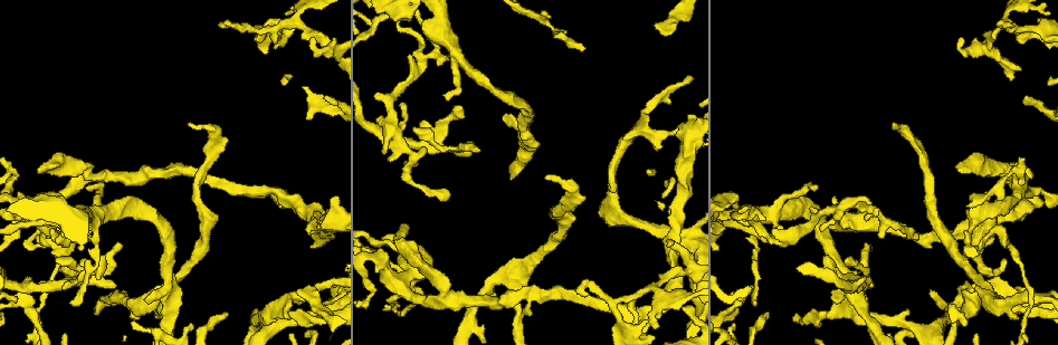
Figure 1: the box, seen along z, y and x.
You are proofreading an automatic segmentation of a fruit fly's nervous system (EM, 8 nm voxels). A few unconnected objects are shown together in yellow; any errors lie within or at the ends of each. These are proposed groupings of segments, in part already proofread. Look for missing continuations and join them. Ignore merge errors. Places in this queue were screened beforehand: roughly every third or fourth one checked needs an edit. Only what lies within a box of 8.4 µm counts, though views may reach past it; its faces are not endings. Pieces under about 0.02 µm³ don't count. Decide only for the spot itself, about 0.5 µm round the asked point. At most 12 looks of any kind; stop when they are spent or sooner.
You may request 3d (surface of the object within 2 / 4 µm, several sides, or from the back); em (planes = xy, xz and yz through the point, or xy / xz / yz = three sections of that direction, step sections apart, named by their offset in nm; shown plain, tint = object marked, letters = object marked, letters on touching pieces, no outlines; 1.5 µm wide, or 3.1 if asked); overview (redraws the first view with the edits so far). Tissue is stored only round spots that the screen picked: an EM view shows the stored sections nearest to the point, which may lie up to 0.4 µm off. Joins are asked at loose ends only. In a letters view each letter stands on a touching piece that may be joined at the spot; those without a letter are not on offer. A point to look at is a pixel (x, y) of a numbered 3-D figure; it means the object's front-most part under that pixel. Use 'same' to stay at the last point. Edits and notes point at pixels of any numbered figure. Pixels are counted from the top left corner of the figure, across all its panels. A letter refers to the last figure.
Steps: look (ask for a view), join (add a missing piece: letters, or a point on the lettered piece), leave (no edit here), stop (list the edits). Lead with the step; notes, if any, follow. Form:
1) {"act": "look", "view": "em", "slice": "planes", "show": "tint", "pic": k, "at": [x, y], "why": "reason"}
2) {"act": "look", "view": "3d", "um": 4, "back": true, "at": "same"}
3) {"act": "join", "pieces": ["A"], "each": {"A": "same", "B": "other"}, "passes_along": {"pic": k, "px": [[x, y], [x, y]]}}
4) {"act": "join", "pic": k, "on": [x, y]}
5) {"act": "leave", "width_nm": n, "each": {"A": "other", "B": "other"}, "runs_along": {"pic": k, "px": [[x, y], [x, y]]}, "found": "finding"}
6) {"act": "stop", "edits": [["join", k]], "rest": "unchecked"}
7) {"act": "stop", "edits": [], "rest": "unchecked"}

{"act": "look", "view": "3d", "um": 4, "back": true, "pic": 1, "at": [395, 239], "why": "an open end"}

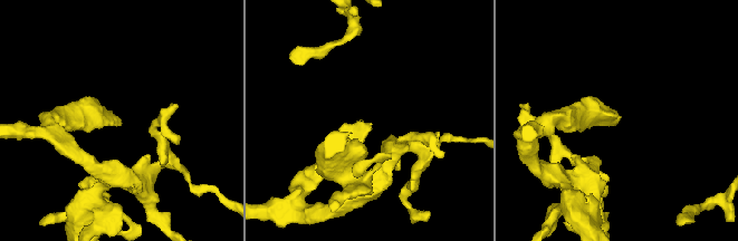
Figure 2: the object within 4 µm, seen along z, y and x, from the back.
{"act": "look", "view": "em", "slice": "planes", "show": "letters", "pic": 2, "at": [118, 124], "why": "now the EM"}

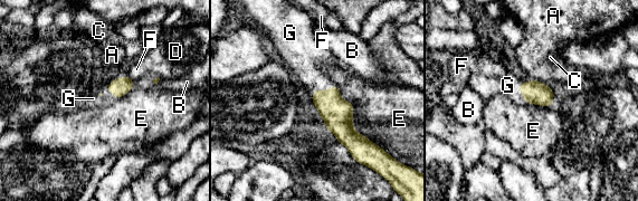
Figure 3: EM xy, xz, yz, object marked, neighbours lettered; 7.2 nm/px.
{"act": "join", "pieces": ["G"], "longest_contact_nm": ["E", 550], "each": {"A": "other", "B": "other", "C": "other", "D": "other", "E": "other", "F": "other", "G": "same"}, "found": "it goes on there"}

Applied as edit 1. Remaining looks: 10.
{"act": "look", "view": "3d", "um": 4, "pic": 1, "at": [1031, 174], "why": "branch stops here"}

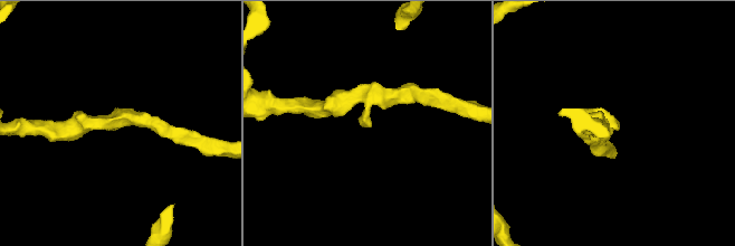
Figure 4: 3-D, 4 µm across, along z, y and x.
{"act": "look", "view": "em", "slice": "planes", "show": "letters", "pic": 4, "at": [360, 123]}

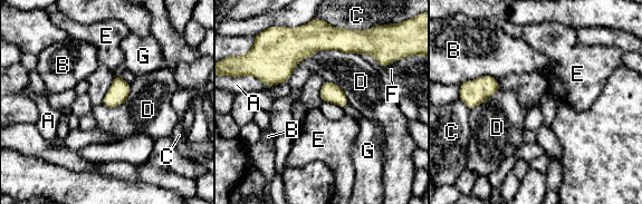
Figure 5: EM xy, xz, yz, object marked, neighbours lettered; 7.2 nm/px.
{"act": "leave", "each": {"A": "other", "B": "other", "C": "other", "D": "other", "E": "other", "F": "other", "G": "other"}, "border": {"pic": 5, "px": [[361, 55], [316, 50], [288, 80]]}, "found": "none of them fits"}

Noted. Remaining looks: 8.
{"act": "look", "view": "em", "slice": "planes", "show": "letters", "pic": 1, "at": [189, 123], "why": "thin end"}

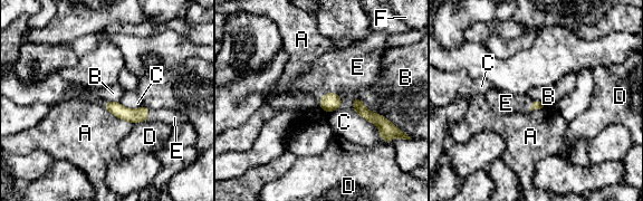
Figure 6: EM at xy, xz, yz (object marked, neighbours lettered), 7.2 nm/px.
{"act": "join", "pieces": ["E"], "each": {"A": "other", "B": "other", "C": "other", "D": "other", "E": "same", "F": "other"}, "found": "the cell continues"}

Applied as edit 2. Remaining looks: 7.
{"act": "look", "view": "overview", "why": "redraw"}

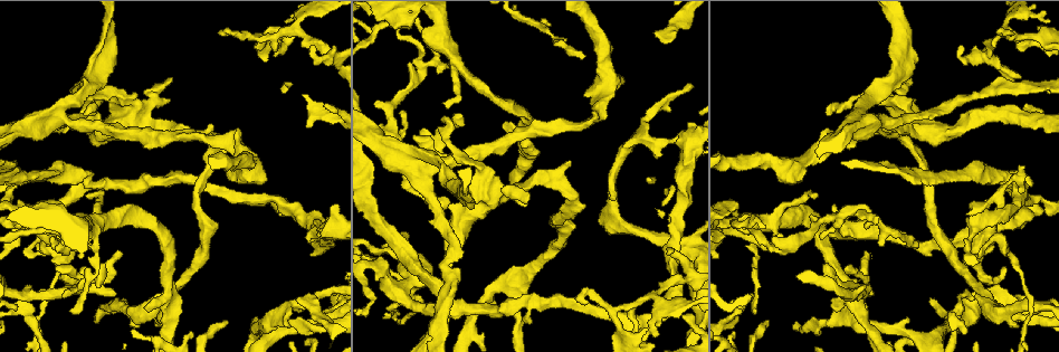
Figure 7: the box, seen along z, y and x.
{"act": "look", "view": "em", "slice": "xy", "step": 4, "show": "letters", "pic": 7, "at": [325, 105], "why": "free end"}

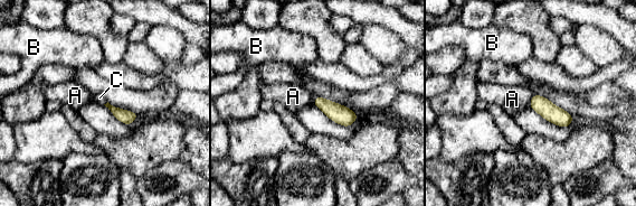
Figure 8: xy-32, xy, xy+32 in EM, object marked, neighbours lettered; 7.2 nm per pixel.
{"act": "join", "pieces": ["C"], "each": {"A": "other", "B": "other", "C": "same"}, "passes_along": {"pic": 8, "px": [[125, 116], [106, 103], [98, 97]]}, "found": "it goes on there"}

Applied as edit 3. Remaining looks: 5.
{"act": "look", "view": "em", "slice": "planes", "show": "letters", "pic": 7, "at": [823, 237], "why": "an open end"}

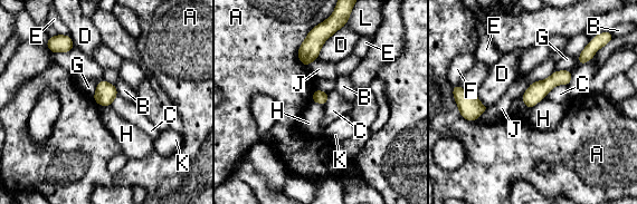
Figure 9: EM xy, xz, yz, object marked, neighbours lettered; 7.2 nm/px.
{"act": "leave", "width_nm": 90, "each": {"A": "other", "B": "other", "C": "other", "D": "other", "E": "other", "F": "other", "G": "other", "H": "other", "J": "other", "K": "other", "L": "other"}, "found": "no lettered piece goes on from it"}

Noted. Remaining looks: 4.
{"act": "stop", "edits": [["join", 3], ["join", 6], ["join", 8]], "rest": "unchecked"}

